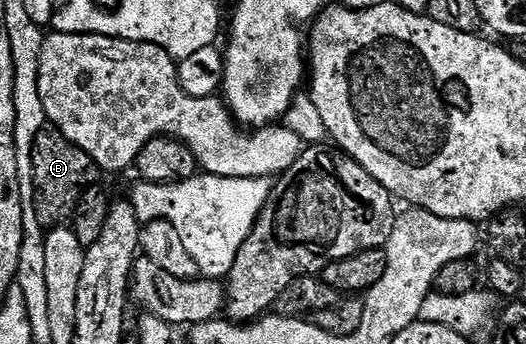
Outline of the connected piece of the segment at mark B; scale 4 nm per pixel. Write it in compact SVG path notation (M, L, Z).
M53 127L44 128L40 135L36 135L30 167L34 179L34 210L43 227L62 227L73 222L74 212L84 191L100 177L96 162Z

